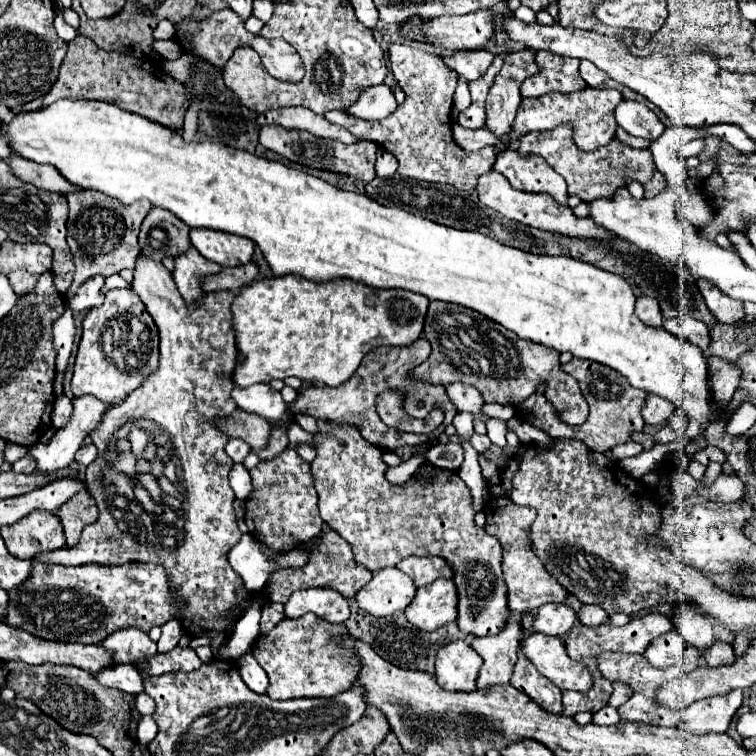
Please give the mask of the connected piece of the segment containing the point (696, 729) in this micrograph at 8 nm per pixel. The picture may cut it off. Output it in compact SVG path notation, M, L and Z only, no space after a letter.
M732 690L730 694L724 696L712 696L694 702L682 714L682 722L678 724L678 730L692 736L726 732L740 704L742 704L742 690Z

